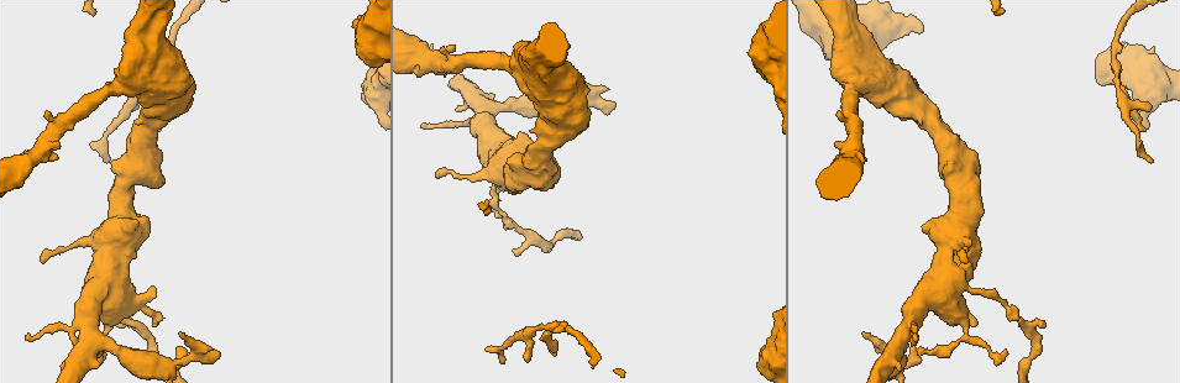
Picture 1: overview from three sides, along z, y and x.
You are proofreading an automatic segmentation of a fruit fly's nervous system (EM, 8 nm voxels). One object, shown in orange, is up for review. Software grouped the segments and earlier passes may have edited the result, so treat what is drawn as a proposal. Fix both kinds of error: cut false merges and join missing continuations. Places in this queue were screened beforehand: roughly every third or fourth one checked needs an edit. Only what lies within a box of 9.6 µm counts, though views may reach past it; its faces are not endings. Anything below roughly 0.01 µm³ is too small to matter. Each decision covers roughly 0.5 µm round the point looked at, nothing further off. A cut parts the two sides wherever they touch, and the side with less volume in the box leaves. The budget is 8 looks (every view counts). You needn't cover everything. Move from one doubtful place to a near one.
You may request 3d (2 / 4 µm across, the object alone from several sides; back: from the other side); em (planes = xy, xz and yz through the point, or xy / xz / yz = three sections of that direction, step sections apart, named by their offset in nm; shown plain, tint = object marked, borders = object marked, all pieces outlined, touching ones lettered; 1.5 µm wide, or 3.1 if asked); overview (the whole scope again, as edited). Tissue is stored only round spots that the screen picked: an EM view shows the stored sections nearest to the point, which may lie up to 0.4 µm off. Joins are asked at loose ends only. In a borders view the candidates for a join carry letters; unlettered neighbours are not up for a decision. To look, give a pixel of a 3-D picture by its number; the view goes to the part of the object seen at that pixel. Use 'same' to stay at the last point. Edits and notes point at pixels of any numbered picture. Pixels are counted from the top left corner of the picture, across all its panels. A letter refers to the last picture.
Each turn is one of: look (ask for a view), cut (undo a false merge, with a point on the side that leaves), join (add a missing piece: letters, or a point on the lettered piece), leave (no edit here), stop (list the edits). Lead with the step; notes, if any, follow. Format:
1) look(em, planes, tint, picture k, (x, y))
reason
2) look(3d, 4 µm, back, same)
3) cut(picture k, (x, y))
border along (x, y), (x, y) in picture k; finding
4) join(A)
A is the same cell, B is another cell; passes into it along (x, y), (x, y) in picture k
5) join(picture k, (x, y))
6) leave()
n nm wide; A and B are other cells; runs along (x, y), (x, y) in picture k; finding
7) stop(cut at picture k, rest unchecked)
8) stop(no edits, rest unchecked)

look(em, xz, step 4, tint, picture 1, (158, 131))
tapers out

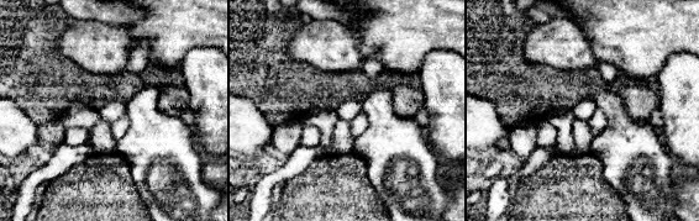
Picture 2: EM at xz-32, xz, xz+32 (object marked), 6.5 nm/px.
look(em, planes, borders, same)

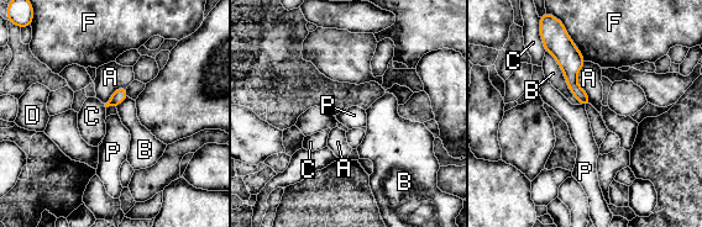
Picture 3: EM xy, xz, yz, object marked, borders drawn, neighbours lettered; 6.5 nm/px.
leave()
B touches over 420 nm; A, B, C, D, F and P are other cells; none of them fits

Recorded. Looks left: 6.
look(3d, 2 µm, picture 1, (459, 125))
calibre changes

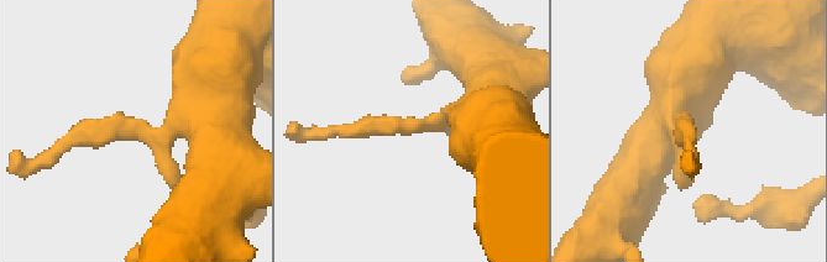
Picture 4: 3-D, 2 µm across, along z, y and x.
look(em, xz, step 8, tint, picture 4, (413, 126))
now the EM

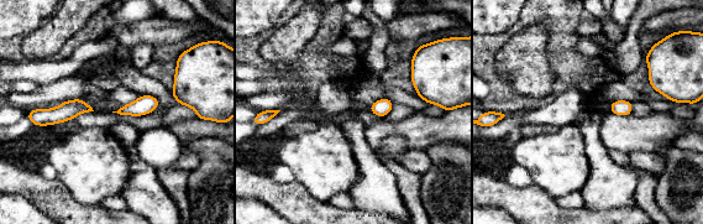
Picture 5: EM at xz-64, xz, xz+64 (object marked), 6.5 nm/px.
look(em, xz, step 8, borders, same)

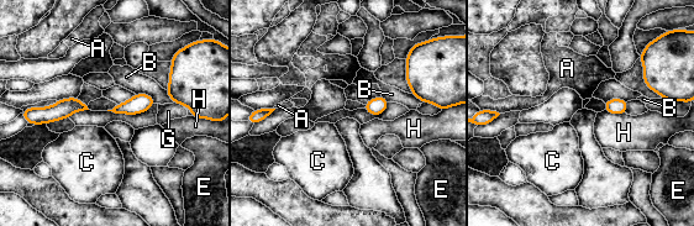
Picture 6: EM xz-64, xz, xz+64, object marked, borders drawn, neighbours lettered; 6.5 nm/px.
leave()
B touches over 150 nm; A, B, C, E, G and H are other cells; border along (173, 101), (184, 105) in picture 6; one cell here

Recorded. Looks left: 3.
look(em, xy, step 8, tint, picture 1, (614, 101))
free end

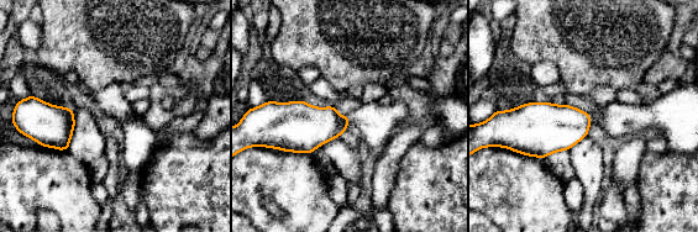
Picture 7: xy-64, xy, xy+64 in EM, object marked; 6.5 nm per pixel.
look(em, planes, borders, same)

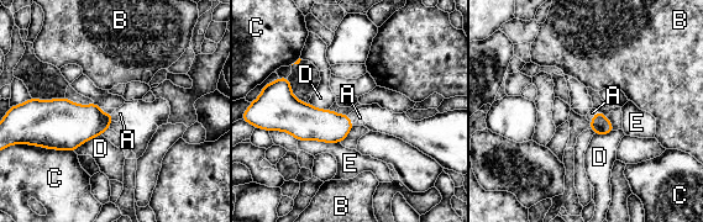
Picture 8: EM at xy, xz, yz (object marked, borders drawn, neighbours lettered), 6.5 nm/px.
join(A)
A is the same cell, B, C, D and E are other cells; passes into it along (310, 122), (349, 120), (360, 117) in picture 8; it goes on there

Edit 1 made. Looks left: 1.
stop(join at picture 8, rest unchecked)

